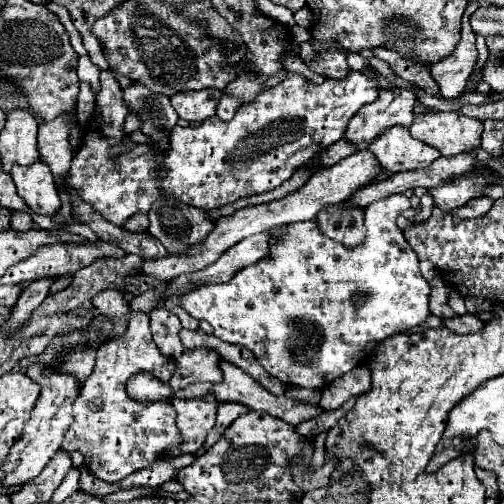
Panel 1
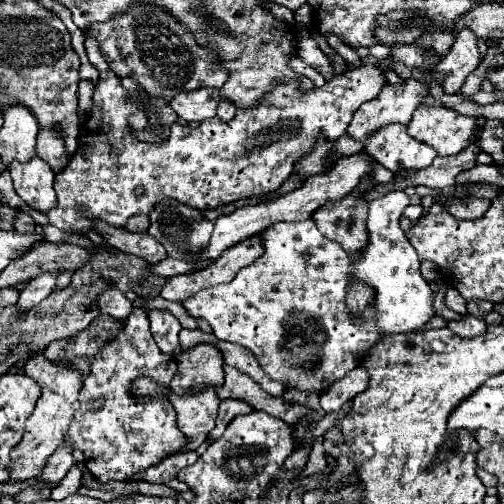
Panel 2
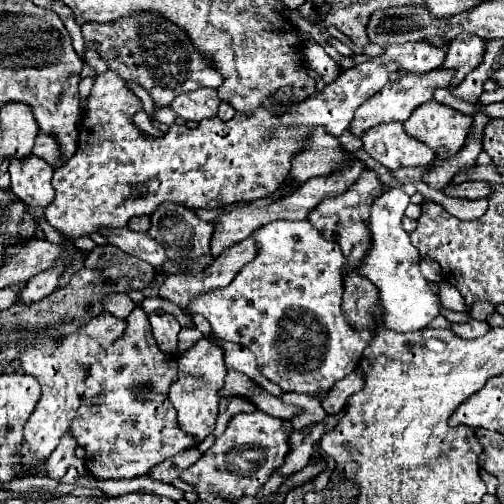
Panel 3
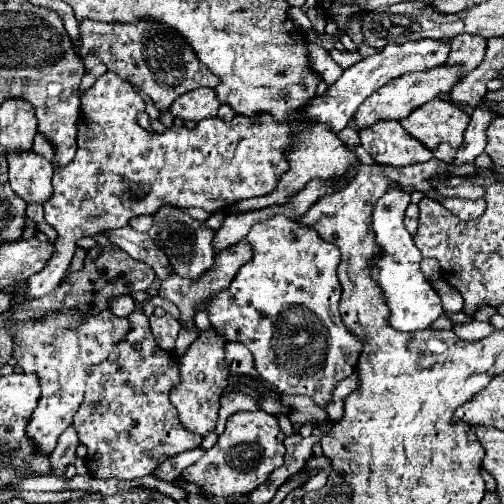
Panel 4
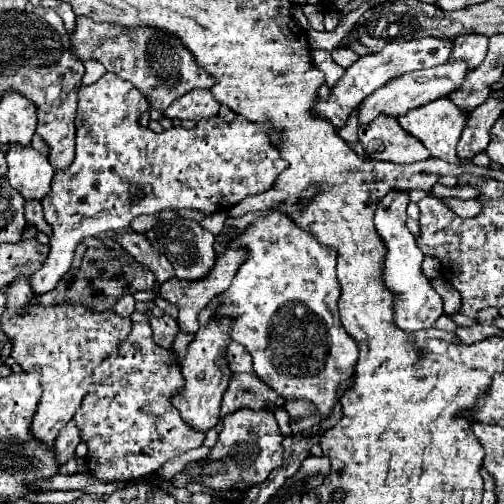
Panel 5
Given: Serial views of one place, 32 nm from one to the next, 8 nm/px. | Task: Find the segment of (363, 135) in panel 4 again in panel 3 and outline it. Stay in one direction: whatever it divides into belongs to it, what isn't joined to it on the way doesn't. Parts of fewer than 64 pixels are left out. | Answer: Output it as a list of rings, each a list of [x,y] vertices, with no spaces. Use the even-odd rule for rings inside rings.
[[[400,122],[380,124],[368,130],[362,142],[364,150],[388,170],[404,166],[428,166],[436,158],[436,152],[408,136]]]

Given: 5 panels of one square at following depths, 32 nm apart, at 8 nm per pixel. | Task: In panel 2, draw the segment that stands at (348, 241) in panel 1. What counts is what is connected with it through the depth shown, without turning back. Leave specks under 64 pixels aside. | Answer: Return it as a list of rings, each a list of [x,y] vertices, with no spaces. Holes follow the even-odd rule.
[[[364,178],[352,194],[348,194],[338,202],[324,204],[320,212],[312,216],[318,230],[326,238],[342,244],[344,250],[350,254],[364,248],[368,240],[368,230],[366,230],[368,202],[364,202],[362,196],[372,186],[374,186],[374,180]]]

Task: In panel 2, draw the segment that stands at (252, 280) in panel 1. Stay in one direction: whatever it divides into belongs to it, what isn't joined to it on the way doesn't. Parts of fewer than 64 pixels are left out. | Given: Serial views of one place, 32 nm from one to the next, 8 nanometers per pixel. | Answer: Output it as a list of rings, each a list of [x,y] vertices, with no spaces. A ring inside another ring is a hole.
[[[390,192],[370,202],[366,218],[368,244],[356,254],[346,254],[340,244],[322,236],[312,220],[274,224],[260,234],[264,236],[264,254],[254,264],[242,268],[228,284],[204,288],[188,296],[182,306],[190,316],[204,318],[212,326],[216,338],[250,348],[272,380],[282,382],[286,388],[324,392],[336,380],[354,370],[366,356],[368,348],[380,340],[380,336],[418,330],[434,316],[432,288],[422,278],[418,254],[398,224],[408,204],[410,198],[404,192]],[[352,282],[372,286],[374,290],[374,300],[368,306],[368,314],[362,314],[360,318],[352,316],[346,306],[346,294]]]

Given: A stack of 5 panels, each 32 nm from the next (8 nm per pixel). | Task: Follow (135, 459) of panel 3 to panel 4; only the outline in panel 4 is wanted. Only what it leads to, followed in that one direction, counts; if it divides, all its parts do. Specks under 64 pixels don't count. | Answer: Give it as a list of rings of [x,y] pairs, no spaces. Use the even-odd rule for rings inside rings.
[[[138,308],[128,316],[130,330],[88,378],[86,396],[74,416],[80,444],[88,448],[84,458],[94,478],[140,478],[152,474],[164,460],[198,448],[202,438],[184,430],[168,394],[180,382],[178,358],[156,346],[148,316]]]

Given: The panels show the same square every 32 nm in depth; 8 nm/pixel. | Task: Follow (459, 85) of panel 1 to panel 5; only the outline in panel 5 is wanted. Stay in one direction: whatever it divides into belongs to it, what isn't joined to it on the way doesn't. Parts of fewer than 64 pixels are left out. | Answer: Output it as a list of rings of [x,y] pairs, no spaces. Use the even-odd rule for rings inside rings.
[[[464,34],[464,36],[456,36],[456,40],[452,42],[454,42],[454,48],[452,48],[450,60],[464,60],[468,64],[468,70],[482,64],[488,50],[488,36]]]

